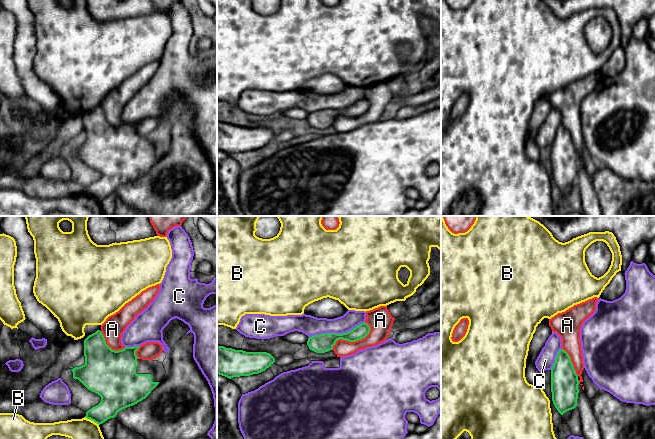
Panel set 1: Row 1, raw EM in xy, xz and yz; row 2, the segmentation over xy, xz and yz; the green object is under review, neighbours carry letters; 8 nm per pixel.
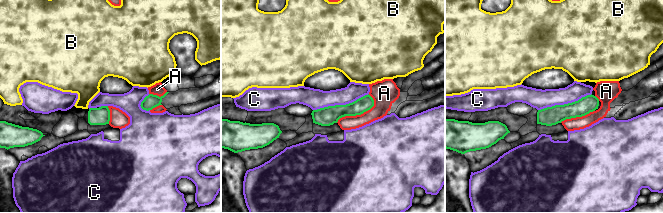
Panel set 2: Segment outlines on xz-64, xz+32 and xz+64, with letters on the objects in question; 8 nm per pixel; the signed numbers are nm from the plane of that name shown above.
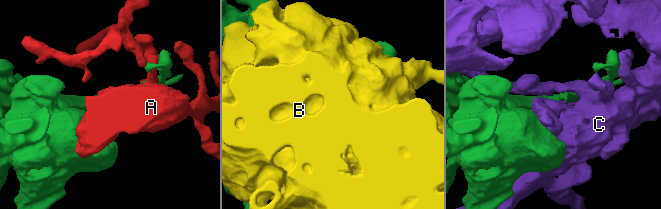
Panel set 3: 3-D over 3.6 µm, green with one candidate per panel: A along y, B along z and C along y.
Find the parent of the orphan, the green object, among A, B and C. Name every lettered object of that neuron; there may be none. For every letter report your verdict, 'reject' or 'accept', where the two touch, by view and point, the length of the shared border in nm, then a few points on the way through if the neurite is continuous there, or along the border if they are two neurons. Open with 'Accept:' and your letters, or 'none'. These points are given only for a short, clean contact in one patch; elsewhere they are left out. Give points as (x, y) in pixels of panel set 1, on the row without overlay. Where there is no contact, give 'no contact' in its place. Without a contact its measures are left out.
Accept: none
A: reject; meets green in xz at (351, 117); contact 380 nm long
B: reject; meets green in xy at (92, 196); contact 130 nm long
C: reject; meets green in xz at (336, 109); contact 460 nm long

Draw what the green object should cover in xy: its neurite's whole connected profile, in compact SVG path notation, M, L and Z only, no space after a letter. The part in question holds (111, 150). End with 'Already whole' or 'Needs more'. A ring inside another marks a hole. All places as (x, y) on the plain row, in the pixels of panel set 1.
M100 106L89 111L84 116L85 140L72 146L73 154L78 155L88 166L98 170L101 177L86 188L86 194L98 201L127 183L133 182L145 175L161 158L166 150L163 139L153 136L142 136L136 131L140 122L125 123L122 126L112 126L105 117Z. Needs more

